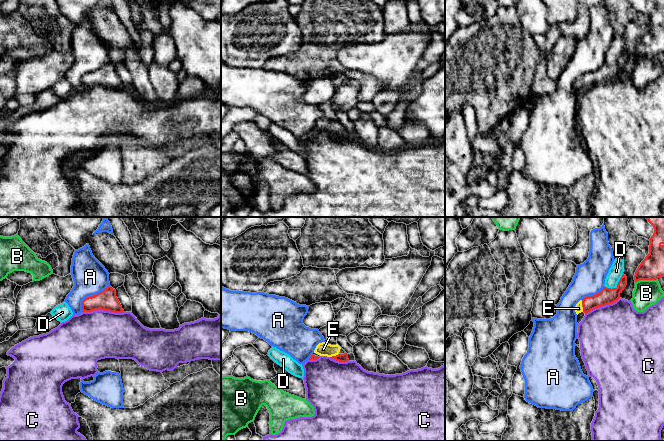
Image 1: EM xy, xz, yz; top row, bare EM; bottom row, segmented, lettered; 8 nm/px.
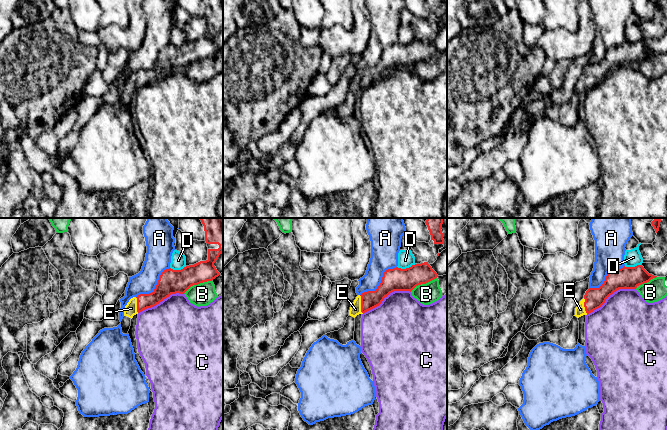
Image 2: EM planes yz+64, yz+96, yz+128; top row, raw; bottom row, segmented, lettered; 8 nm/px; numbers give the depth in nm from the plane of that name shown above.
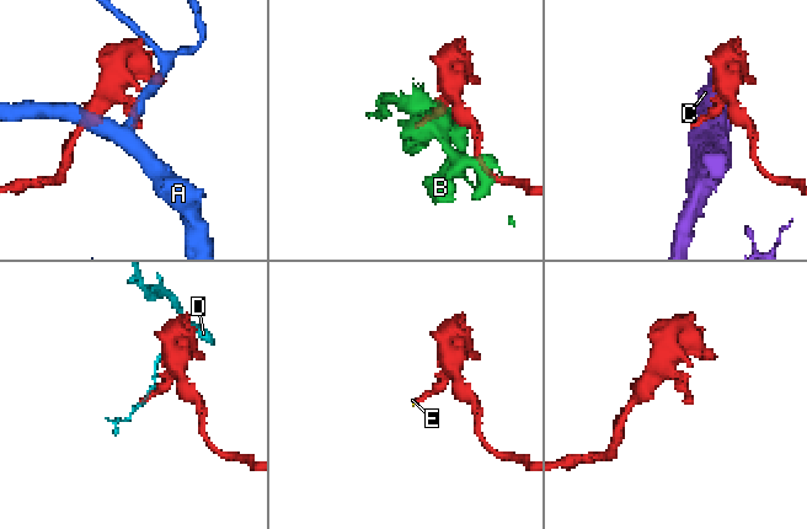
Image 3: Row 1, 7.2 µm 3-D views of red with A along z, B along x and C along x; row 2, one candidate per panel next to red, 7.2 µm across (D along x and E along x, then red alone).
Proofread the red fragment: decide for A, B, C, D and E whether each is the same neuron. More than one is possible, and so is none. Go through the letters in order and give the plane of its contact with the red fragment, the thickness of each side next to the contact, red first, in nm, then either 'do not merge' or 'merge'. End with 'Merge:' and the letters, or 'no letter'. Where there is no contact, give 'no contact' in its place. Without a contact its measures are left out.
A: xy | 160/280 nm | do not merge
B: yz | 190/220 nm | do not merge
C: xy | 160/400 nm | do not merge
D: yz | 130/110 nm | do not merge
E: yz | 130/60 nm | merge
Merge: E

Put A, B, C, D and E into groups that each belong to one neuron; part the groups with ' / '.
A / B / C / D / E

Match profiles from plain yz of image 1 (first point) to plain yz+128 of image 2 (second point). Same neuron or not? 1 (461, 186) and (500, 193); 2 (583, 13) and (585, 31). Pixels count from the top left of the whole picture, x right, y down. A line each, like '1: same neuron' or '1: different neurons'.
1: same neuron
2: same neuron

